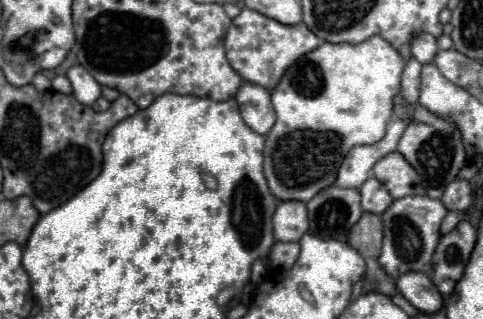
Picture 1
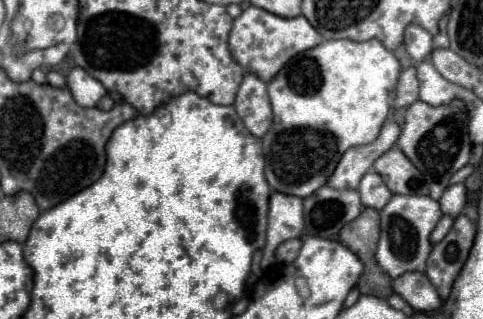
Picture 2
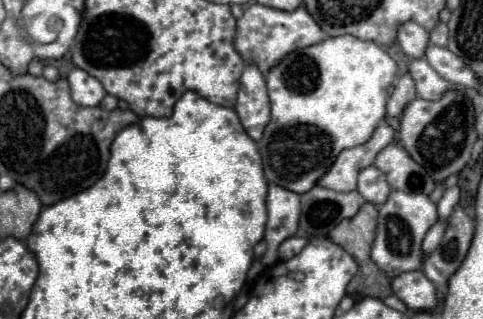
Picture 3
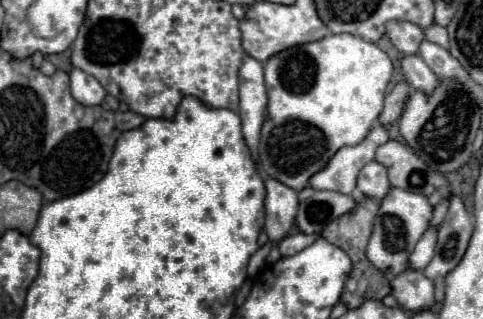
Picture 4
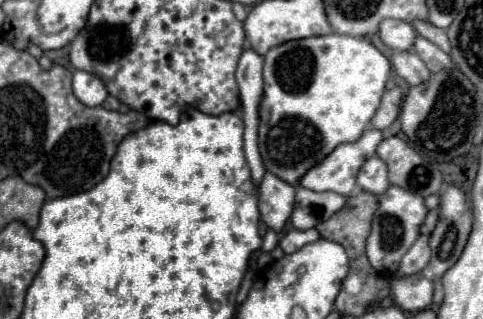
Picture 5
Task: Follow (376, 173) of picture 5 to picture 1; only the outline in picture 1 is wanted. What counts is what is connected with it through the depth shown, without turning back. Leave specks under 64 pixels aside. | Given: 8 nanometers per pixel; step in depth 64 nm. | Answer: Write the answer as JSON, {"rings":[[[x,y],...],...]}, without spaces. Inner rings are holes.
{"rings":[[[368,178],[360,186],[360,194],[362,194],[362,208],[364,208],[364,212],[372,212],[372,214],[380,216],[392,204],[390,192],[376,178]]]}

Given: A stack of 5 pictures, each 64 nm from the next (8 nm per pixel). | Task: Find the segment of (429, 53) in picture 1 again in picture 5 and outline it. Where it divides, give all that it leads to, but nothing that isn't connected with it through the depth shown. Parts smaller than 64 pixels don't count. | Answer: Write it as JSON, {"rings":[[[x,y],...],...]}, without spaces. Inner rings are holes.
{"rings":[[[384,20],[380,24],[380,38],[386,46],[390,46],[392,50],[410,50],[416,38],[416,30],[412,28],[410,22],[402,22],[402,20]]]}

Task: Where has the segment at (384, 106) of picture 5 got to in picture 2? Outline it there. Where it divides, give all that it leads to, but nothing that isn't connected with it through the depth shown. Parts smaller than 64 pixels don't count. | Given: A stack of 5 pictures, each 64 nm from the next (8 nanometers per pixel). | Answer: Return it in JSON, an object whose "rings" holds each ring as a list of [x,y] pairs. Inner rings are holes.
{"rings":[[[410,66],[406,70],[402,70],[400,80],[398,80],[398,88],[396,88],[396,100],[394,100],[394,108],[402,108],[402,106],[410,106],[418,100],[418,80],[416,80],[416,66]]]}

